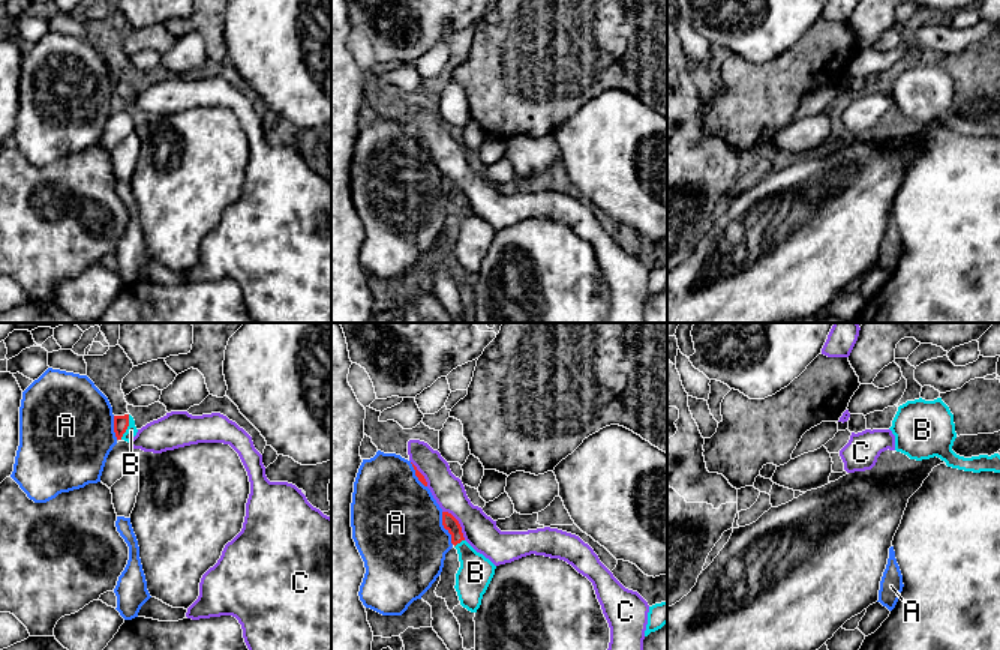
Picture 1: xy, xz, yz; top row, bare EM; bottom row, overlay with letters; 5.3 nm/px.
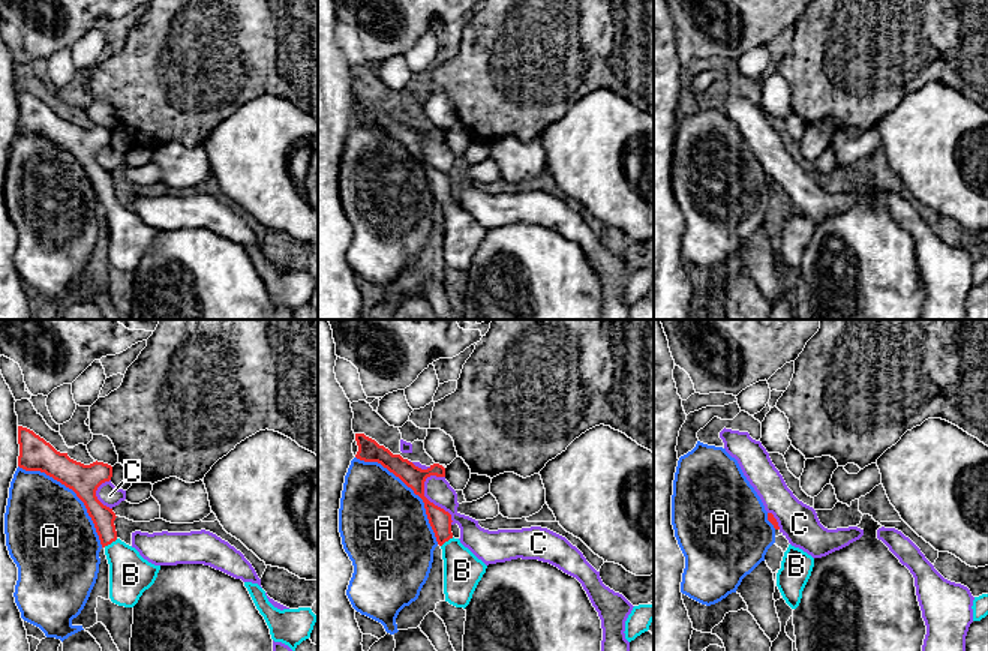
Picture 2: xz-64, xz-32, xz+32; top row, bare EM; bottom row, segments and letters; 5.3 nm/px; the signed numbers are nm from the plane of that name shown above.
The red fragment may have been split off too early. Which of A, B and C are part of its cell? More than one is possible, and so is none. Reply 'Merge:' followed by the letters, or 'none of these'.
Merge: B

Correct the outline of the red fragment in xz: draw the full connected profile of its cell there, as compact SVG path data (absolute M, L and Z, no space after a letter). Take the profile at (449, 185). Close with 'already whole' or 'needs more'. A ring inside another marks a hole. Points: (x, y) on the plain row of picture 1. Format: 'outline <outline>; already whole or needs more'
outline M442 176L442 189L451 198L451 207L459 218L460 231L456 237L454 252L460 269L477 276L496 230L465 204L462 191L451 177Z; needs more

